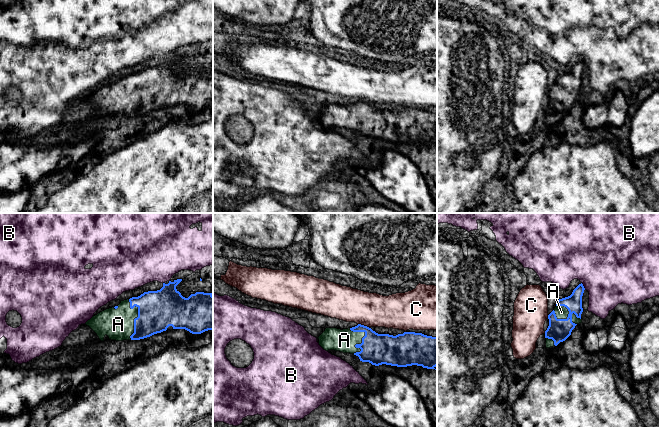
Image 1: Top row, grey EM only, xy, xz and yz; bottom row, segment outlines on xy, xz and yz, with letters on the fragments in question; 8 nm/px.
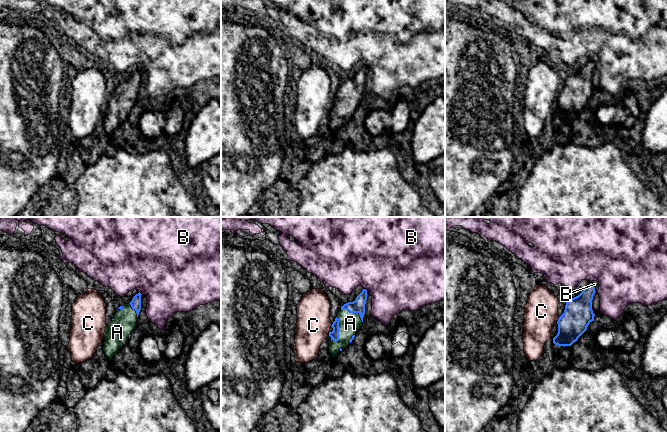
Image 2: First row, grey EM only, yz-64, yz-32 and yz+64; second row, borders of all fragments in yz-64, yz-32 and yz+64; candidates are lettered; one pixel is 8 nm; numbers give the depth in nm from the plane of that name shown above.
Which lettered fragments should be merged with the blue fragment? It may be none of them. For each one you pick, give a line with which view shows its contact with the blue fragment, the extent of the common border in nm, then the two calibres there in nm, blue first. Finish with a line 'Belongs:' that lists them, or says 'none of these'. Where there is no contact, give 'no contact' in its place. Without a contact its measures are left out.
A: meets blue in xy; contact 320 nm long; 320 nm thick on the blue side, 260 nm on the other
Belongs: A

